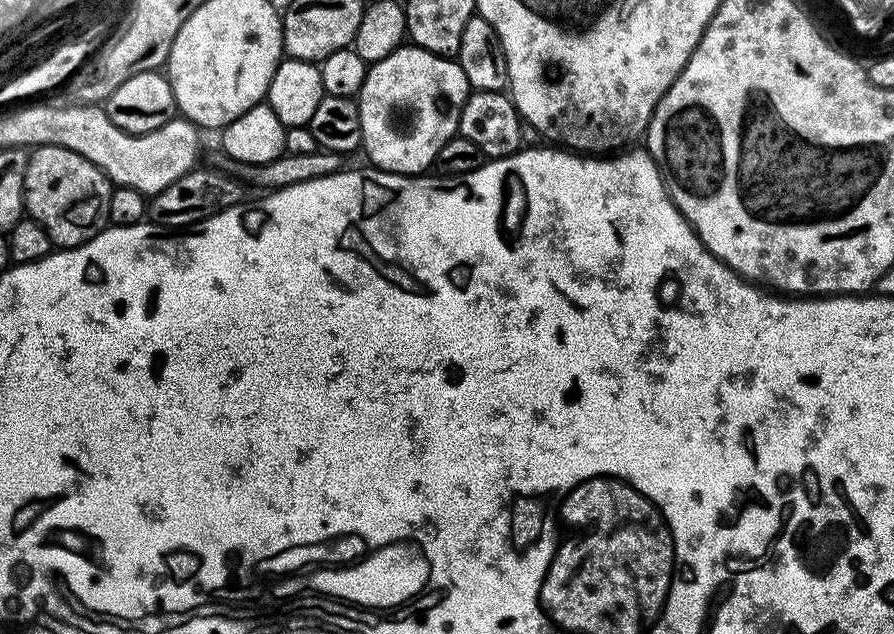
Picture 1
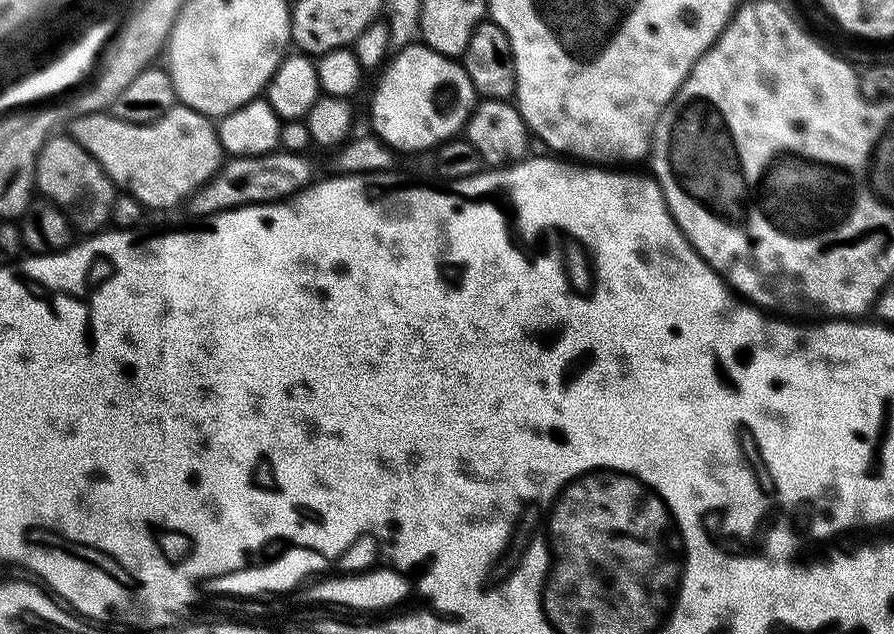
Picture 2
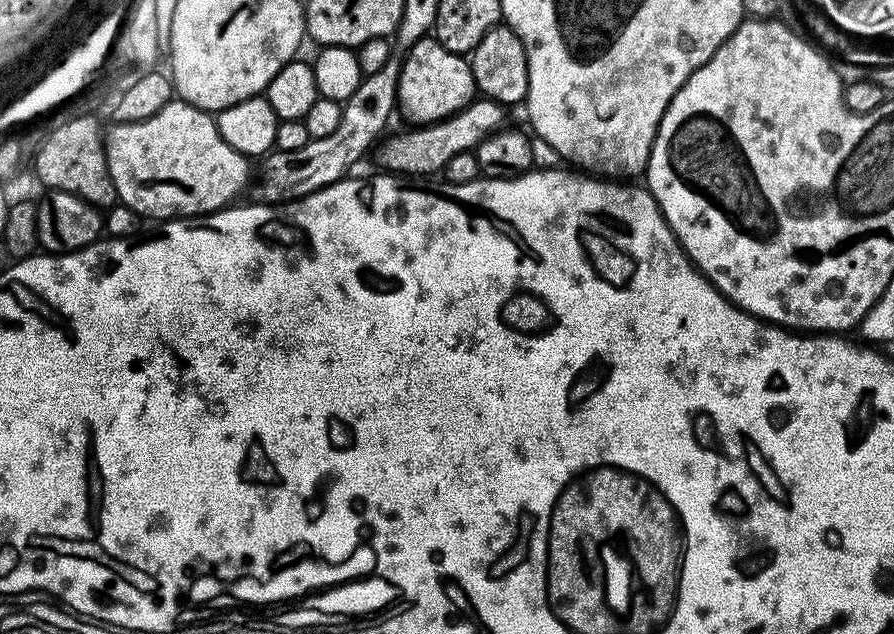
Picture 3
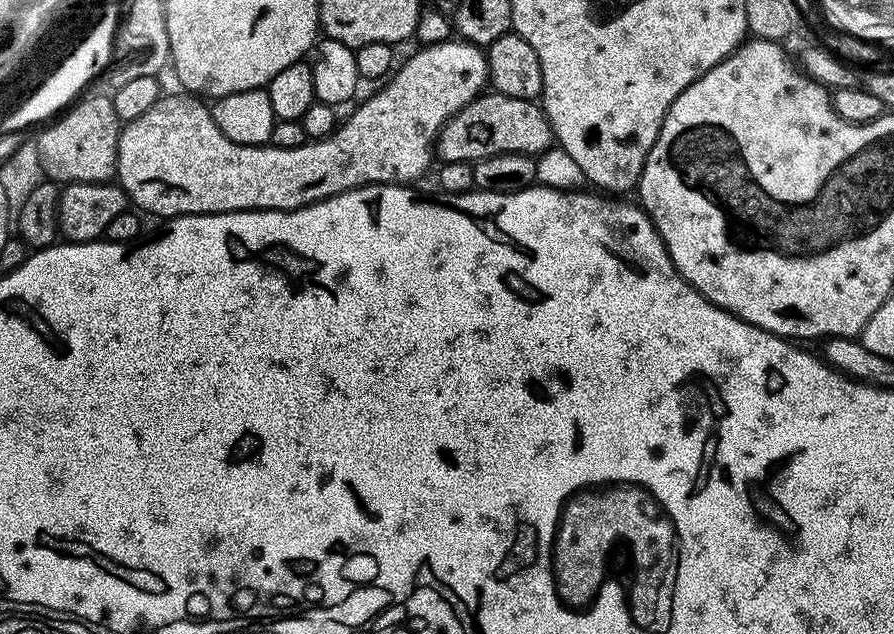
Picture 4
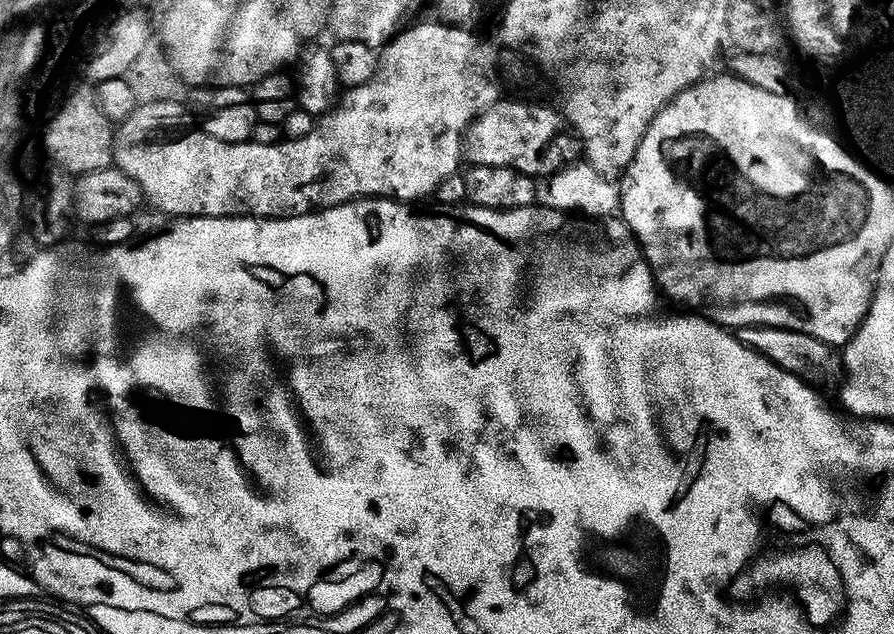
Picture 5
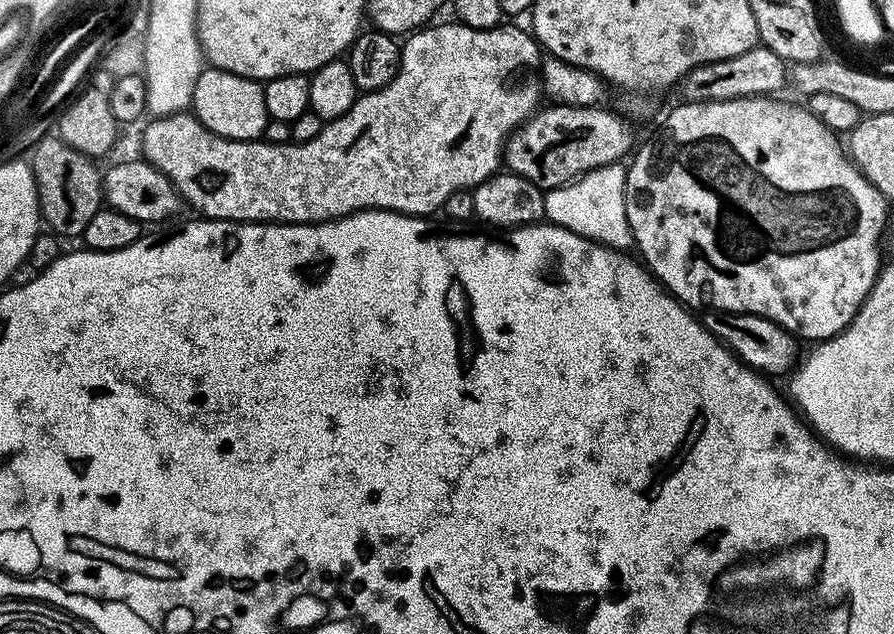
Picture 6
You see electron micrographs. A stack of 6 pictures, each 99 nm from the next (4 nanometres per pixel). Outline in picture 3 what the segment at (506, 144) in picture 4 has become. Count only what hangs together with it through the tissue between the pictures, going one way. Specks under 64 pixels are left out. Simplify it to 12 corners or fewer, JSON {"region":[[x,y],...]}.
{"region":[[477,98],[434,124],[385,135],[383,171],[443,173],[505,127],[505,105]]}

